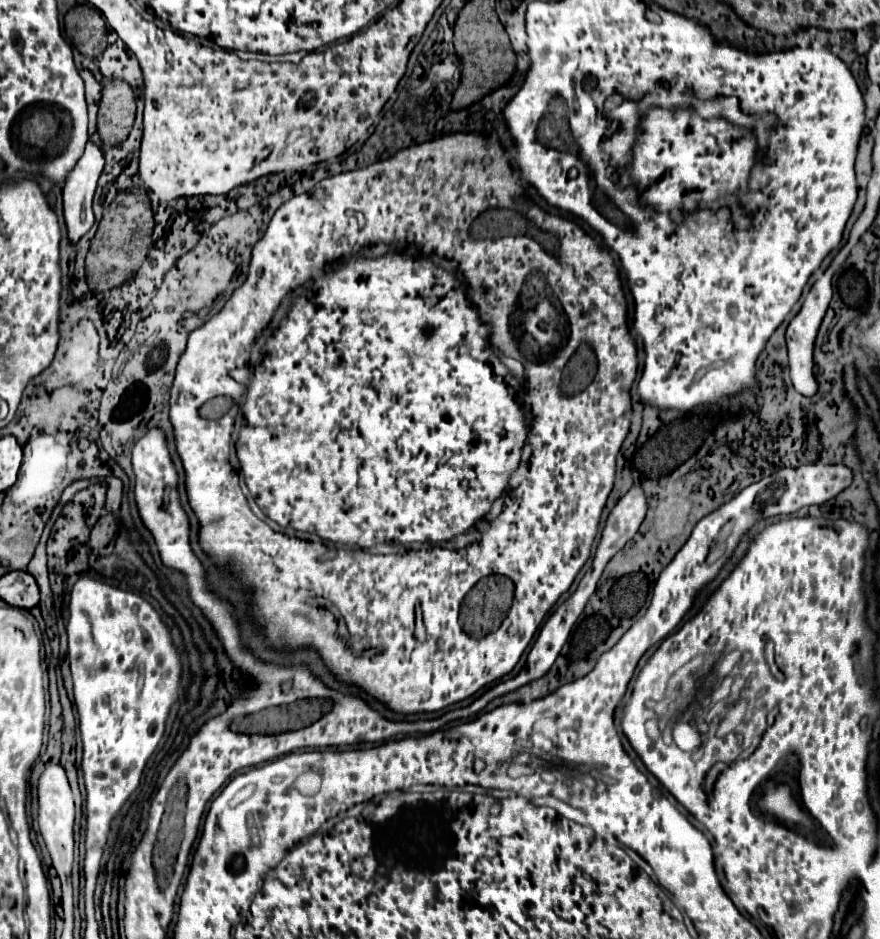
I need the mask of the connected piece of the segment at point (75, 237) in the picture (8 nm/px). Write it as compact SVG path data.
M88 142L82 158L70 172L68 182L64 186L64 220L70 244L76 244L94 224L92 198L102 168L104 168L102 150Z

